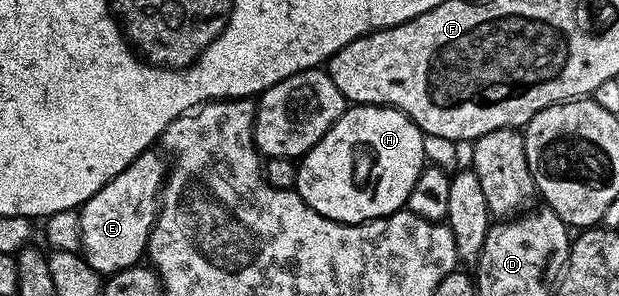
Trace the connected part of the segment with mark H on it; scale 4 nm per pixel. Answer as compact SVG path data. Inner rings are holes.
M355 104L346 107L345 113L327 130L327 134L311 151L300 157L297 164L295 190L319 214L341 224L363 224L390 216L405 208L411 194L411 186L427 167L423 142L425 136L420 128L398 108L379 104Z

